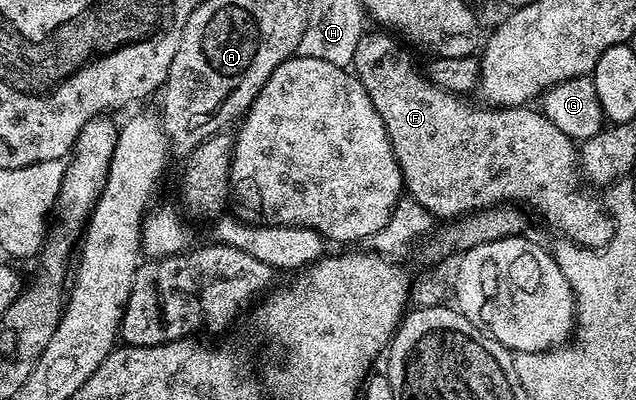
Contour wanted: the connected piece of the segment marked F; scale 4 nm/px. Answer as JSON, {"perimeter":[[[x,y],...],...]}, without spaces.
{"perimeter":[[[371,31],[364,32],[361,43],[357,43],[357,55],[353,55],[353,59],[351,60],[353,72],[359,78],[361,87],[365,87],[365,91],[369,91],[369,99],[373,99],[373,107],[377,107],[377,115],[381,115],[381,123],[385,123],[385,131],[387,132],[389,143],[393,147],[393,155],[401,167],[404,190],[406,190],[413,200],[421,203],[421,207],[425,207],[425,211],[432,218],[451,217],[447,219],[458,219],[466,214],[476,213],[479,209],[488,209],[490,205],[518,203],[528,210],[536,209],[543,216],[544,223],[549,228],[556,229],[559,232],[558,236],[560,238],[573,241],[577,245],[582,245],[584,249],[601,249],[615,238],[615,218],[611,216],[605,205],[603,209],[602,203],[590,193],[590,191],[592,192],[590,188],[587,188],[587,190],[579,186],[579,181],[581,182],[581,170],[579,168],[577,145],[569,135],[565,135],[565,131],[561,131],[561,127],[549,123],[546,115],[535,107],[515,105],[511,109],[501,109],[498,107],[488,107],[483,103],[474,105],[471,99],[468,99],[466,96],[450,93],[441,87],[437,87],[421,72],[420,66],[419,69],[415,66],[414,59],[402,49],[404,46],[390,32],[375,32],[379,33],[371,33]]]}

